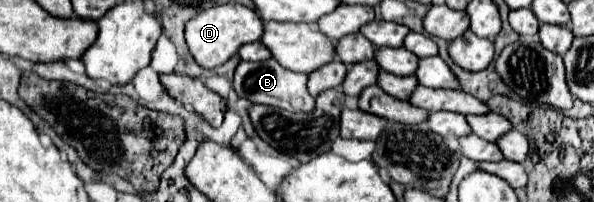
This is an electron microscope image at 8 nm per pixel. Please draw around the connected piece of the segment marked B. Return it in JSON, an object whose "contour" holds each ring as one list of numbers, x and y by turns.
{"contour":[[273,58,263,62,241,62,235,70,233,86,241,98,253,104,267,104,289,112,311,112,315,108,315,98,307,92,307,74,291,72]]}

